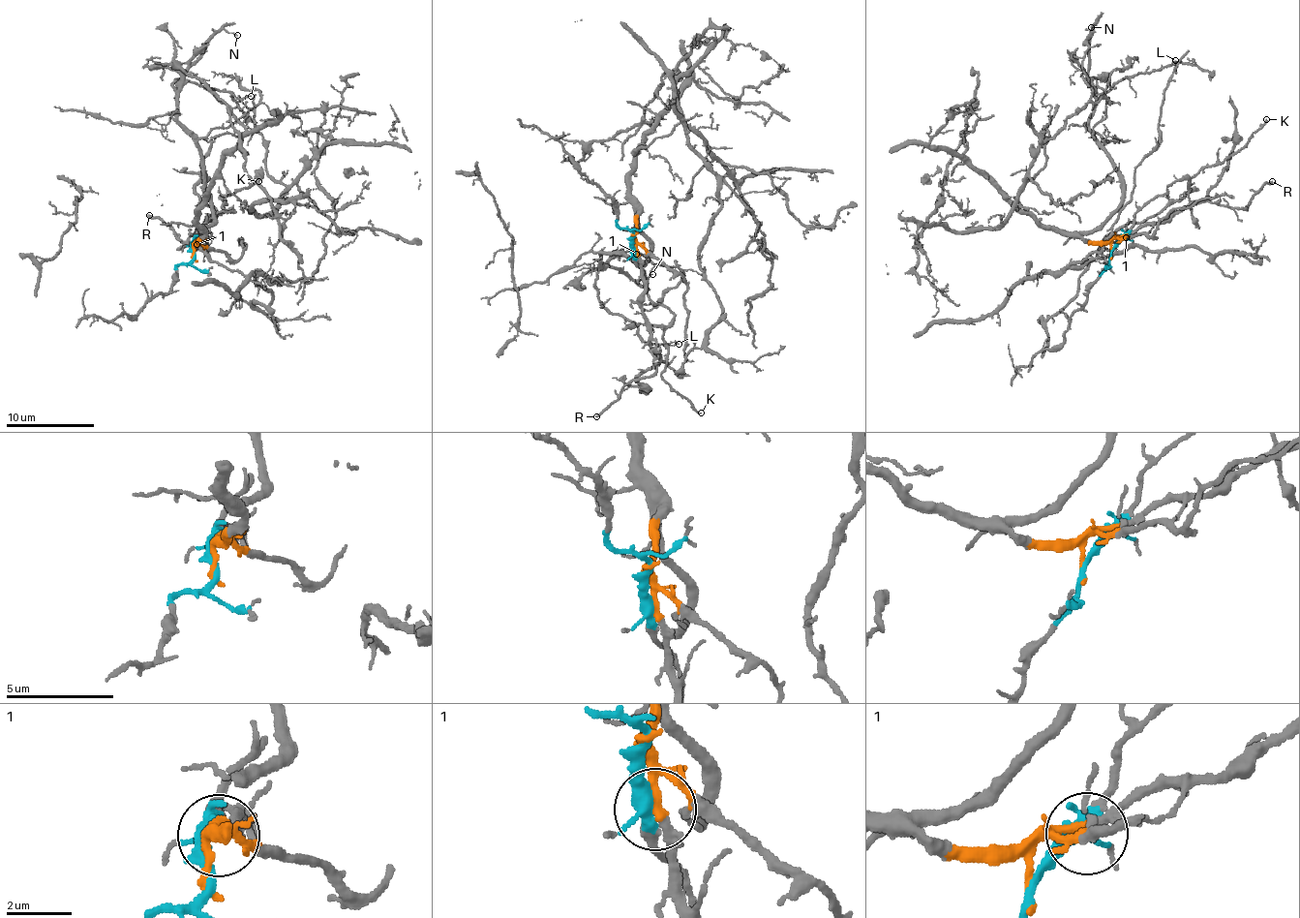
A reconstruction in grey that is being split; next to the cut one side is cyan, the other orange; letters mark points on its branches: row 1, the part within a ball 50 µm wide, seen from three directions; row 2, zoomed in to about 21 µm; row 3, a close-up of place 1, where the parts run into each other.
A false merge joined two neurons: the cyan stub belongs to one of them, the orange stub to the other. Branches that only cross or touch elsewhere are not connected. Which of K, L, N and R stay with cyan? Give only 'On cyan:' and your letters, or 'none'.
On cyan: K

